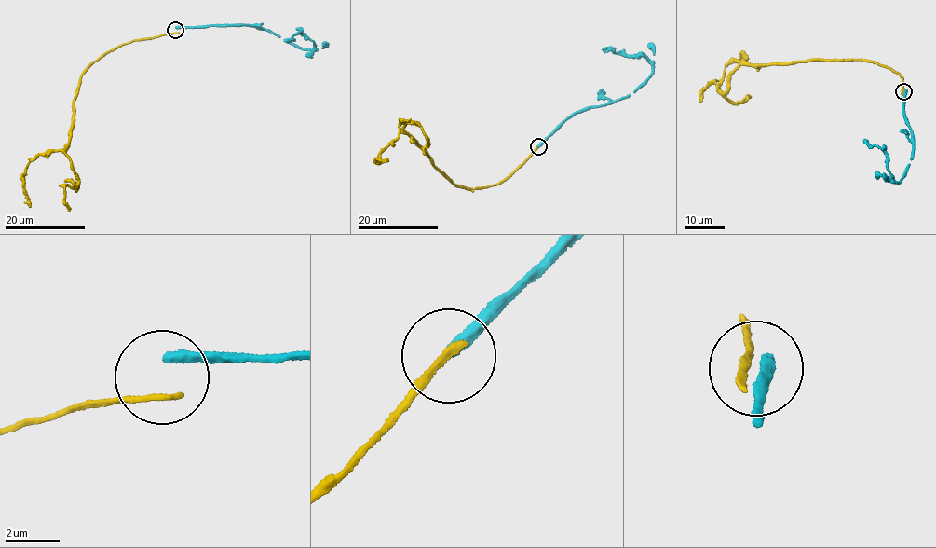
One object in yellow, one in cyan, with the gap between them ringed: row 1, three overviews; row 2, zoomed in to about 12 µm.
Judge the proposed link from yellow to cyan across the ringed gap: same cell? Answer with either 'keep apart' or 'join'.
keep apart

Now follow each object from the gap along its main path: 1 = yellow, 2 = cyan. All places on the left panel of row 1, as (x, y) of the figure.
1: (174, 33), (122, 45), (89, 63), (77, 89), (68, 145), (35, 156), (25, 170), (23, 185), (30, 207)
2: (176, 28), (250, 24), (270, 30), (300, 48), (314, 49), (312, 41), (299, 34), (284, 40)

